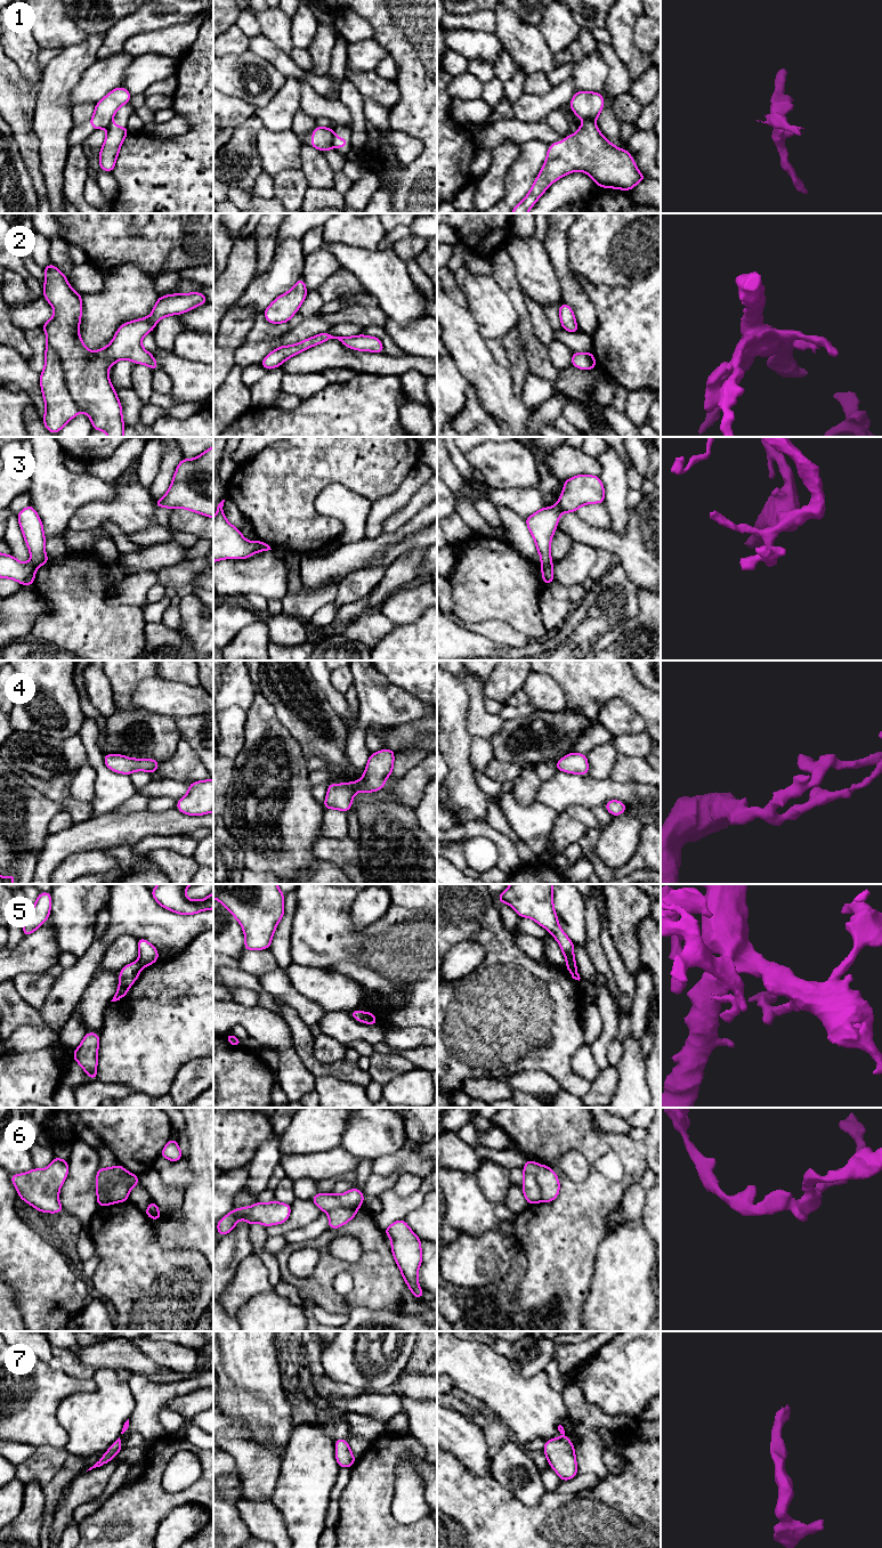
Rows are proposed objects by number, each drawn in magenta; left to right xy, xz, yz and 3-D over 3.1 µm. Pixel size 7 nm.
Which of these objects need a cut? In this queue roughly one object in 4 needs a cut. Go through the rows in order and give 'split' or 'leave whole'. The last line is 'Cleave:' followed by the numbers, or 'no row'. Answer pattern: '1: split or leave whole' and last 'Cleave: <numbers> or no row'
1: split
2: leave whole
3: split
4: leave whole
5: split
6: split
7: leave whole
Cleave: 1, 3, 5, 6

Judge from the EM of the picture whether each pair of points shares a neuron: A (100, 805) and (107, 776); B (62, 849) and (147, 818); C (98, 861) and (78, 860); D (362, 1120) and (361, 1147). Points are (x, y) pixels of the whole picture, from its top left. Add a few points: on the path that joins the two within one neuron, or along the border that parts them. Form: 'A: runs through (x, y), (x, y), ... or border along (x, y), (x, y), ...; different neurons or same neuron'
A: runs through (107, 799), (107, 783); same neuron
B: runs through (83, 837), (110, 829), (126, 829); same neuron
C: runs through (94, 861), (82, 861); same neuron
D: runs through (362, 1127), (361, 1140); same neuron

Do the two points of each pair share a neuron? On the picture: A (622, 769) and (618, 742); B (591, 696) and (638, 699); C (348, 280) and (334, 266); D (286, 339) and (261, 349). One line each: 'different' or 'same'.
A: different
B: same
C: different
D: same

